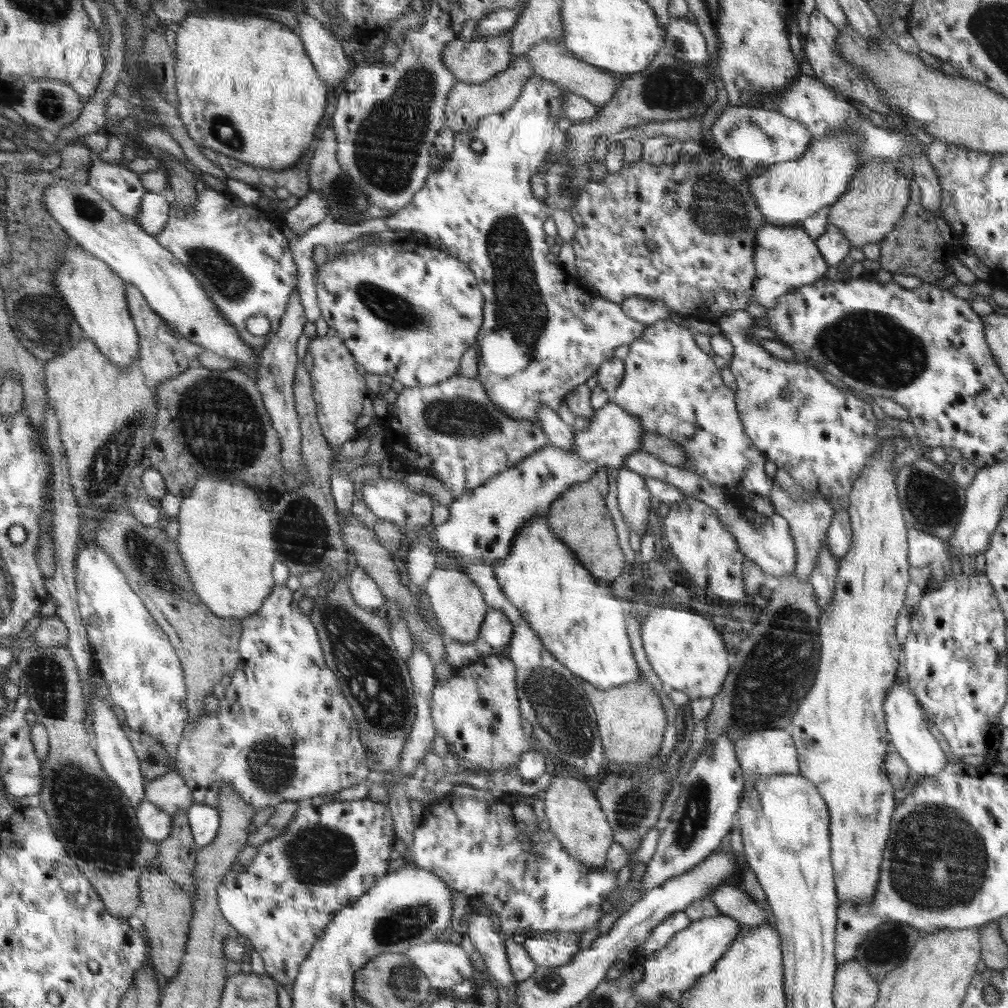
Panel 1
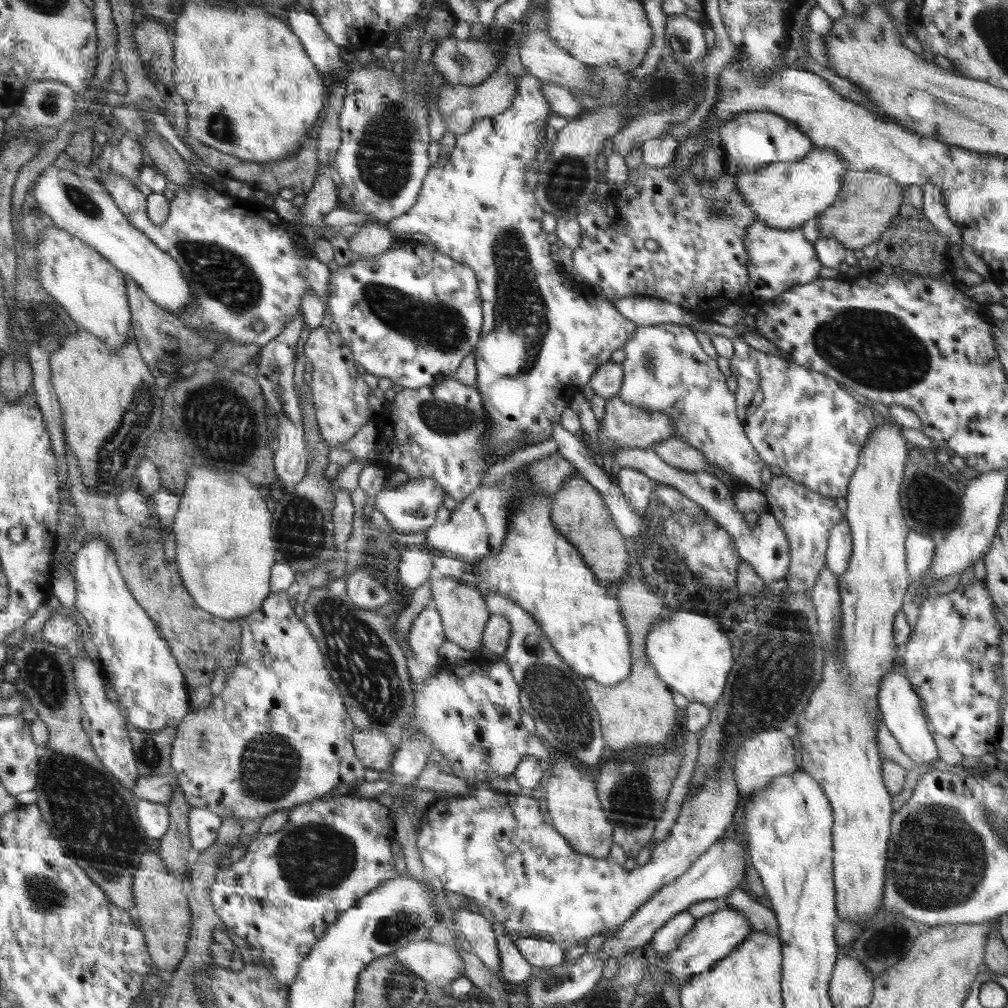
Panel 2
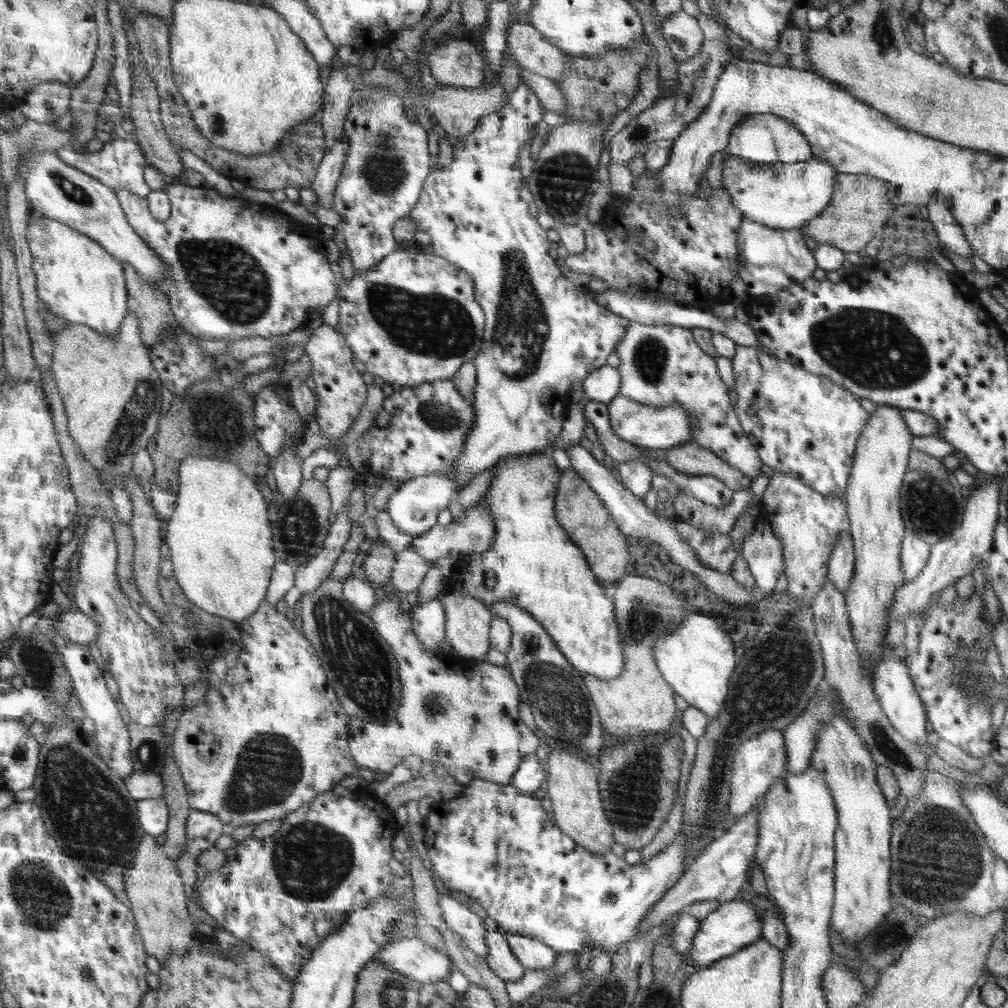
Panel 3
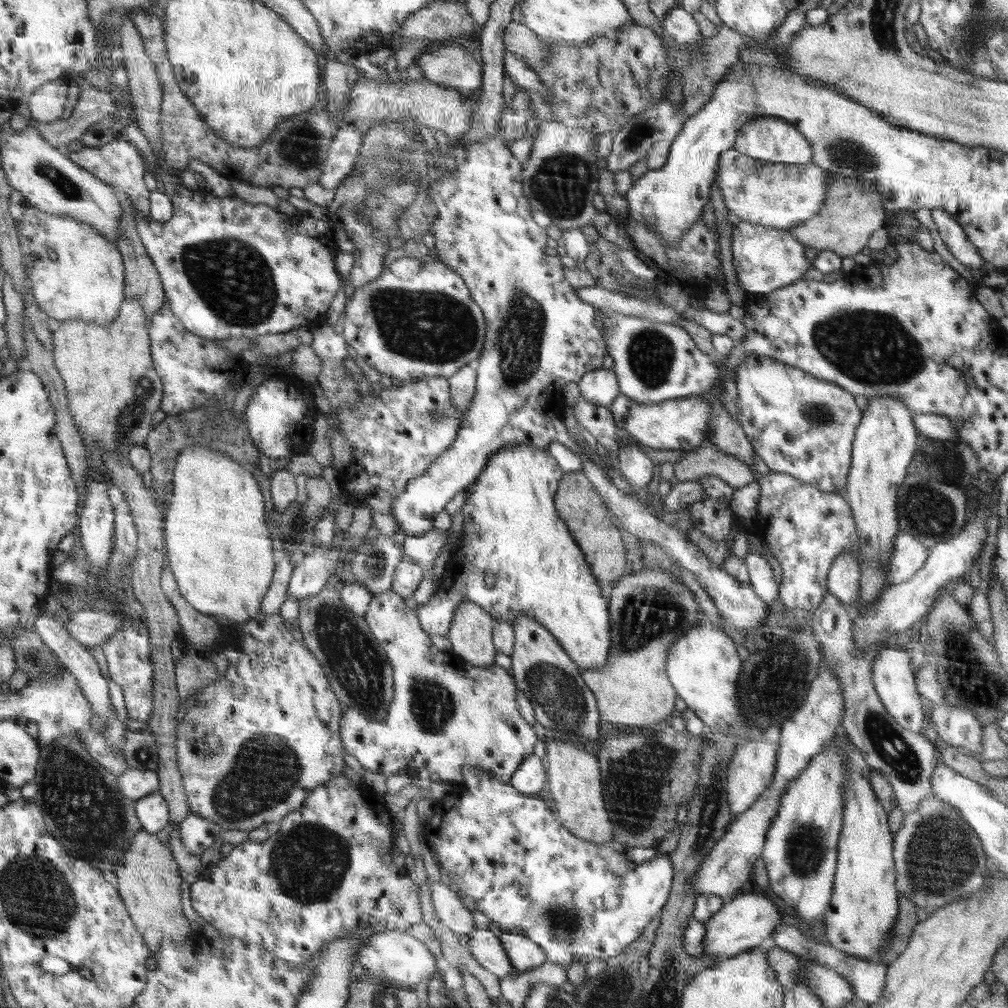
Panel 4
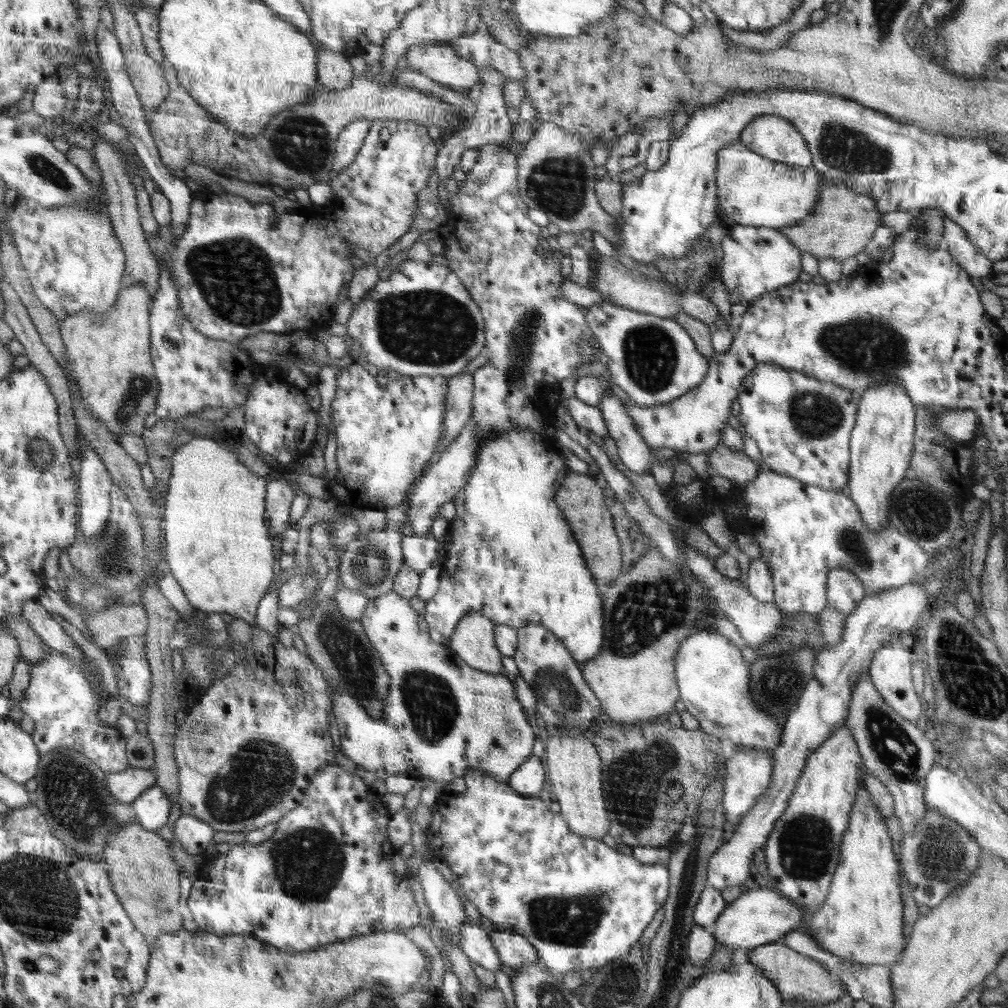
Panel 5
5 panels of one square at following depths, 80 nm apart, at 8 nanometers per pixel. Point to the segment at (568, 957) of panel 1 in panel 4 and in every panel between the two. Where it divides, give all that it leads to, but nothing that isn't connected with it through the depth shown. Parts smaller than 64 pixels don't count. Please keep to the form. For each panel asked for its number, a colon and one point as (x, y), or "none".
2: (539, 952)
3: (533, 954)
4: (524, 954)

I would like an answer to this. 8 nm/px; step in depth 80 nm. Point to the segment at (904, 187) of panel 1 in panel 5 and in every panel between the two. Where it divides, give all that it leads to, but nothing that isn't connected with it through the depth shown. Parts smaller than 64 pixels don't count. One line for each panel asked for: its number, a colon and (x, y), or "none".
2: (868, 200)
3: (859, 208)
4: (852, 212)
5: (844, 221)

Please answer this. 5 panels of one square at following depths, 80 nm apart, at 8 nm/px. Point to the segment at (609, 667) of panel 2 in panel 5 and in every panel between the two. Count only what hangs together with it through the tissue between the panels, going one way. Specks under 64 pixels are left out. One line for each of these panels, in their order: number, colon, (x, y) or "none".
3: (537, 566)
4: (511, 526)
5: (512, 556)

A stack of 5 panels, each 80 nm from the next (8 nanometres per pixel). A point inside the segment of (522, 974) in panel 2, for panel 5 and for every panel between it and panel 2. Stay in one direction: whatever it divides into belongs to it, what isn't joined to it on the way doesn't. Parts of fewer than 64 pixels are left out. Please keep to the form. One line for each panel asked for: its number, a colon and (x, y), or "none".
3: (500, 959)
4: (485, 946)
5: (474, 941)

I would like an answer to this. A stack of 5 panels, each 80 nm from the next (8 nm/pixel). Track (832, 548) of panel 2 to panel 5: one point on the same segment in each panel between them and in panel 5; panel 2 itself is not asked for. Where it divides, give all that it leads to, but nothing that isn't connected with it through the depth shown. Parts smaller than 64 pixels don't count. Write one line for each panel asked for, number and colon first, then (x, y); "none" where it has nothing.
3: (840, 569)
4: (844, 578)
5: (844, 590)

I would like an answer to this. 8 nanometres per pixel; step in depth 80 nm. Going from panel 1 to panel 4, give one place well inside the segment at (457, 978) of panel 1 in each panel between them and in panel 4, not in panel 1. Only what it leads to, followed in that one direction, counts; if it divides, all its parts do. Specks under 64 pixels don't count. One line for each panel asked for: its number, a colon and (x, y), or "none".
2: (439, 964)
3: (413, 958)
4: (403, 960)

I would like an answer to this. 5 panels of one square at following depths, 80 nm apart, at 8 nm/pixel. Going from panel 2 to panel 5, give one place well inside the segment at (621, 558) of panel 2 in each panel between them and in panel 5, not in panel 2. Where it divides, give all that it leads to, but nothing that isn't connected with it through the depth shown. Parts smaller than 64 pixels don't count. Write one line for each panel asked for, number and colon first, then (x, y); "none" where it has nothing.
3: (579, 509)
4: (580, 505)
5: (580, 498)

